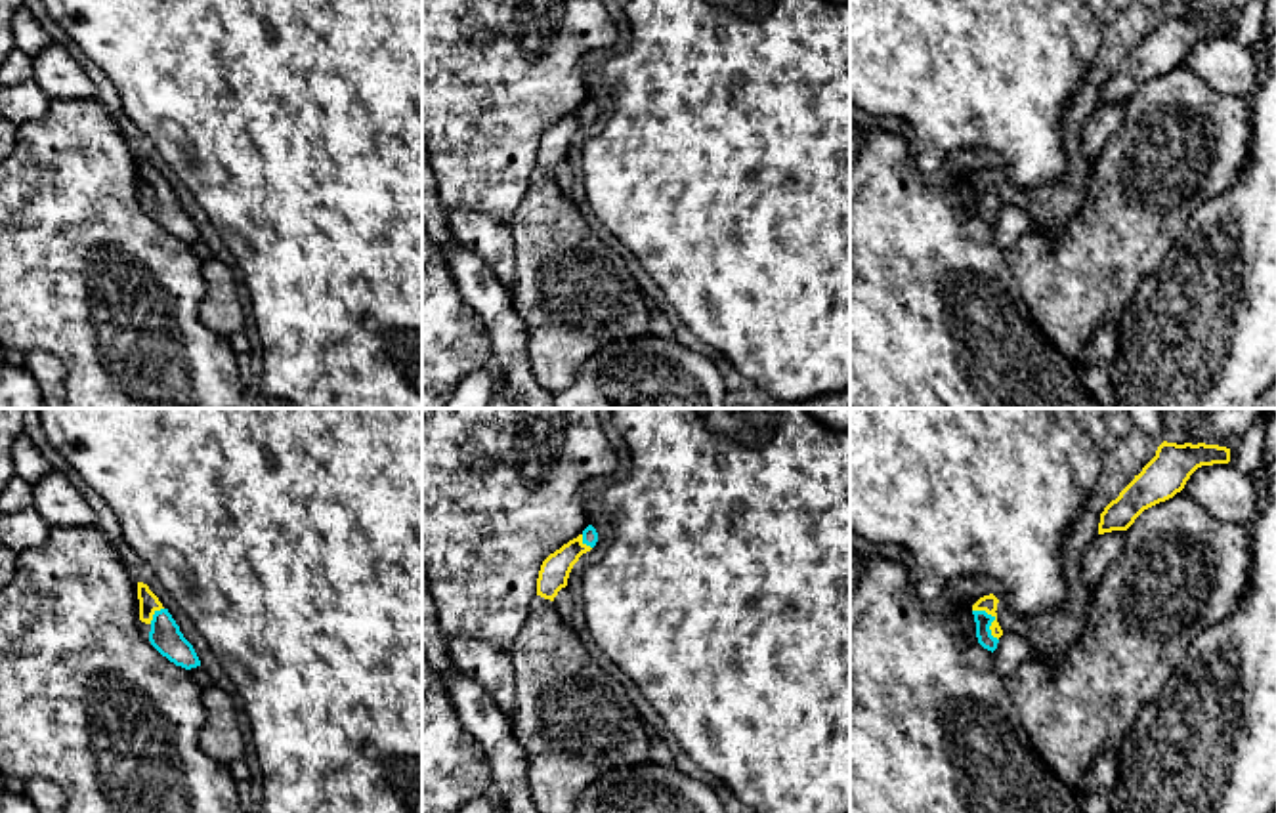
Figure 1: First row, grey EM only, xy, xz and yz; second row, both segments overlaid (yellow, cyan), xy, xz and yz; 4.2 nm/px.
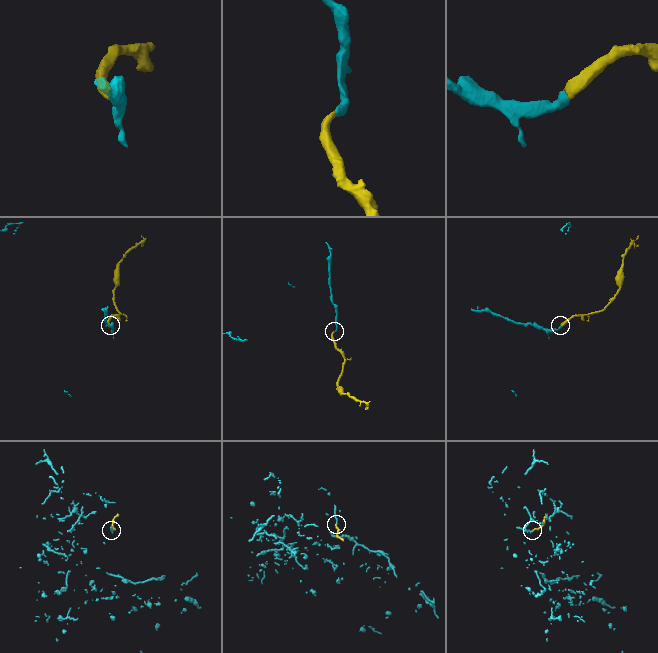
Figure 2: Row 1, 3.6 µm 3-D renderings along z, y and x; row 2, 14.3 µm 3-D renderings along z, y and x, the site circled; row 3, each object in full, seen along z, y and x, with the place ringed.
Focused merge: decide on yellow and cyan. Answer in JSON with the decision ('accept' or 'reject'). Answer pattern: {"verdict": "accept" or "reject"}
{"verdict": "accept"}

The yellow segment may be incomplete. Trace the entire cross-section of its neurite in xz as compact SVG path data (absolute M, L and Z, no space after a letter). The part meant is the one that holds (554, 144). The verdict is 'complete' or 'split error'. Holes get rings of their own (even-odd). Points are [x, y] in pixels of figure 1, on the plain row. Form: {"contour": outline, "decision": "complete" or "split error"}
{"contour": "M588 97L577 111L550 126L539 143L537 168L554 174L558 164L567 158L569 145L579 130L598 115L598 105Z", "decision": "split error"}

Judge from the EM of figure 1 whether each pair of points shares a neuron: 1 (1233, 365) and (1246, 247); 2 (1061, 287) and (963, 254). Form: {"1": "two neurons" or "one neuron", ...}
{"1": "one neuron", "2": "two neurons"}

